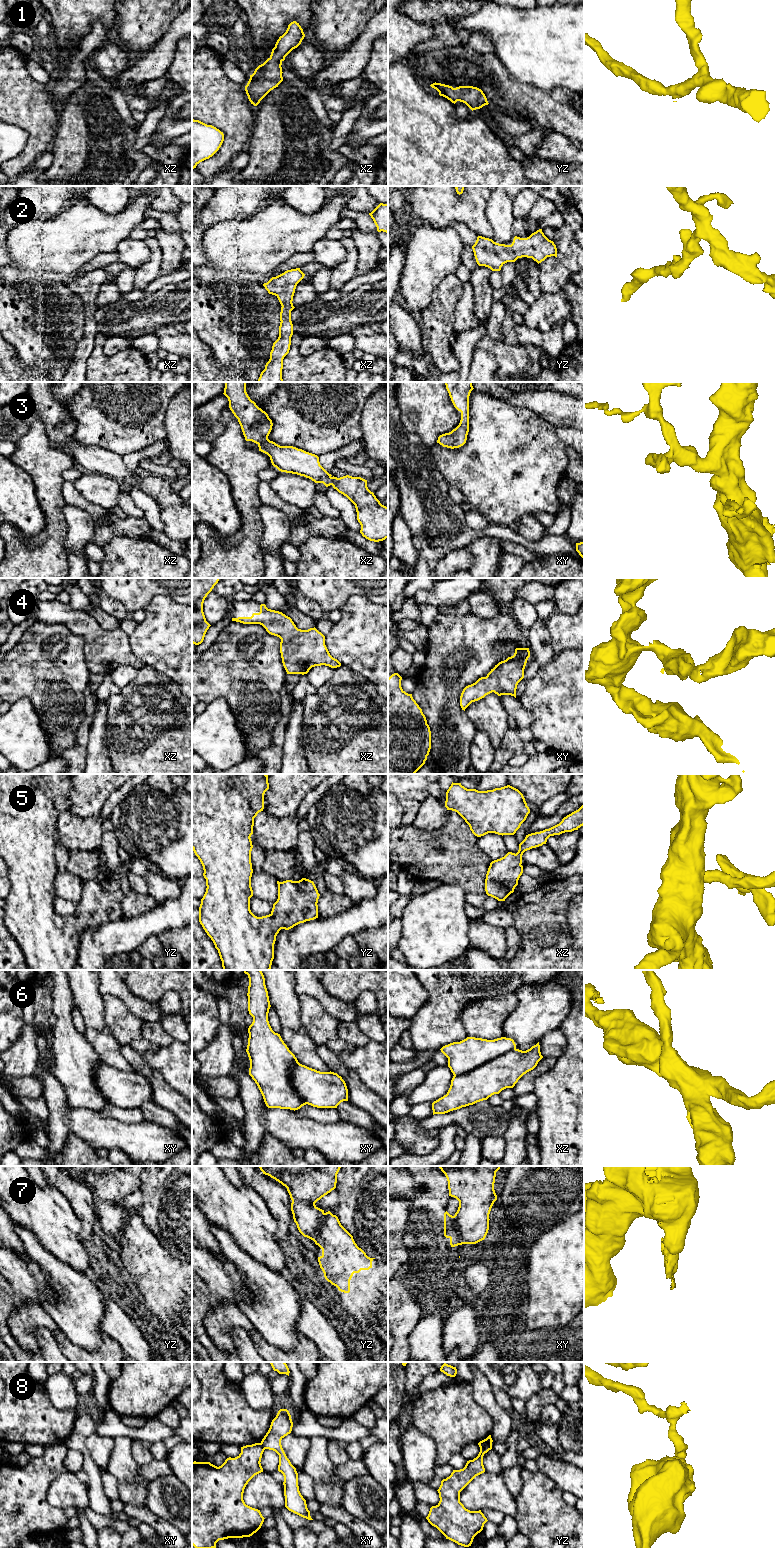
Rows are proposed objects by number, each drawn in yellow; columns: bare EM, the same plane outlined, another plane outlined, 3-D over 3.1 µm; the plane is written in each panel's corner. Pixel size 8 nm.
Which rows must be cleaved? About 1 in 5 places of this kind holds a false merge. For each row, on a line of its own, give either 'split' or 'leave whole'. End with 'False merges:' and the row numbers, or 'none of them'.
1: leave whole
2: leave whole
3: leave whole
4: leave whole
5: leave whole
6: split
7: split
8: split
False merges: 6, 7, 8

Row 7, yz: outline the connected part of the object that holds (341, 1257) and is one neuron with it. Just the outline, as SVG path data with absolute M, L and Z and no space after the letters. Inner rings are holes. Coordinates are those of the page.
M330 1211L324 1213L314 1242L322 1249L318 1262L325 1279L341 1292L350 1292L350 1280L354 1273L372 1268L375 1258L368 1257L357 1246L353 1236Z

